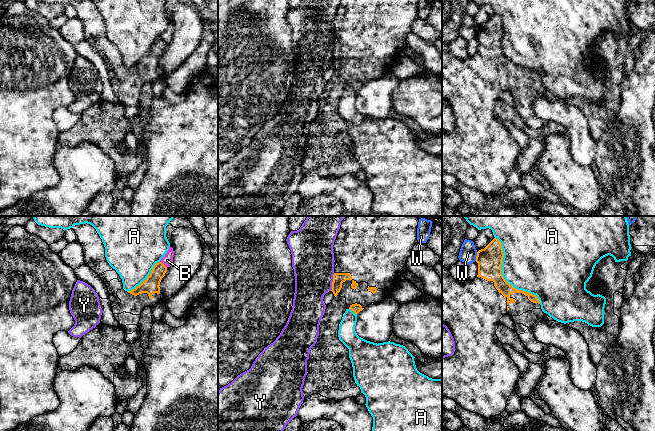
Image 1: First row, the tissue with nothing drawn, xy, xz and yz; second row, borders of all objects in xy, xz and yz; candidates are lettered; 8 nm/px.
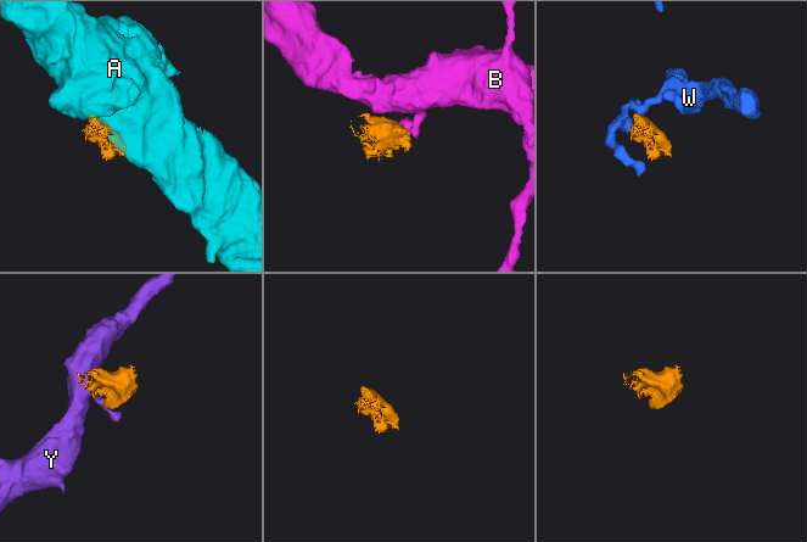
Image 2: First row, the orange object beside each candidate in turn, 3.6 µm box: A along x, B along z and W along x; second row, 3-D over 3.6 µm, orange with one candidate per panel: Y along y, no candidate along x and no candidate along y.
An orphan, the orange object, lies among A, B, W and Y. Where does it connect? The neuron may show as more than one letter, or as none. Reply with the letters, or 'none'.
none

